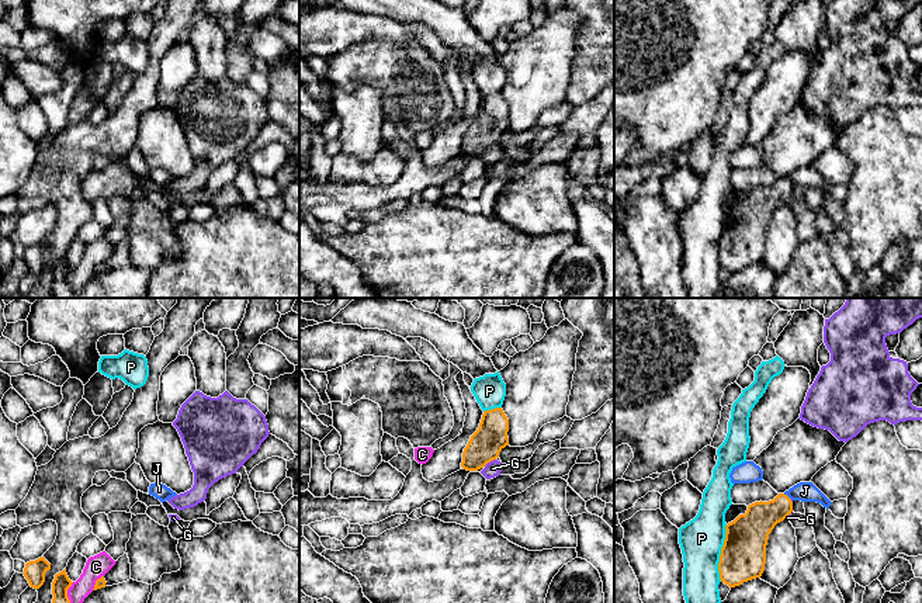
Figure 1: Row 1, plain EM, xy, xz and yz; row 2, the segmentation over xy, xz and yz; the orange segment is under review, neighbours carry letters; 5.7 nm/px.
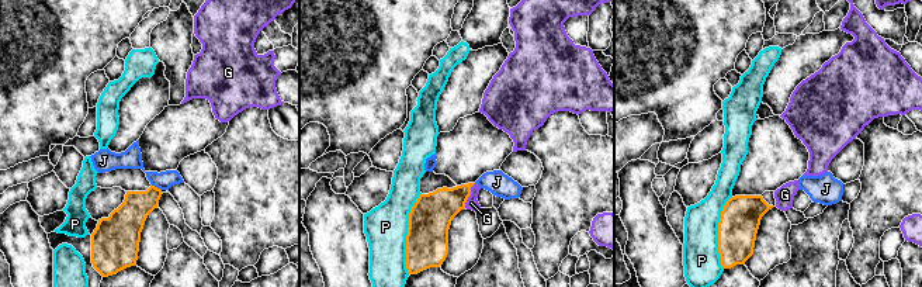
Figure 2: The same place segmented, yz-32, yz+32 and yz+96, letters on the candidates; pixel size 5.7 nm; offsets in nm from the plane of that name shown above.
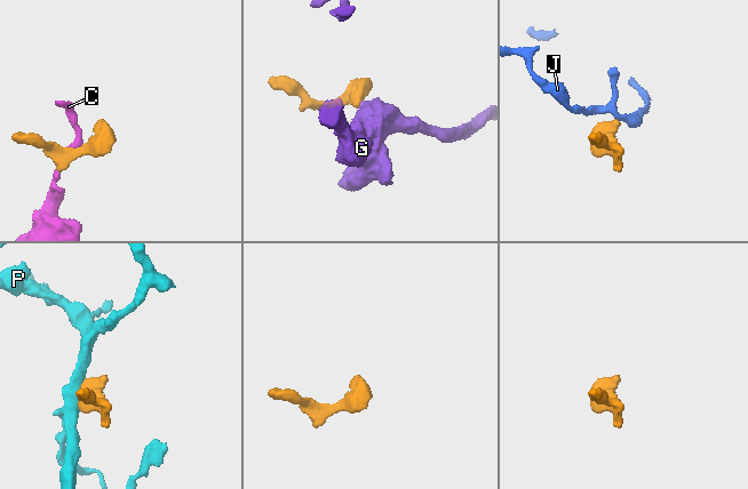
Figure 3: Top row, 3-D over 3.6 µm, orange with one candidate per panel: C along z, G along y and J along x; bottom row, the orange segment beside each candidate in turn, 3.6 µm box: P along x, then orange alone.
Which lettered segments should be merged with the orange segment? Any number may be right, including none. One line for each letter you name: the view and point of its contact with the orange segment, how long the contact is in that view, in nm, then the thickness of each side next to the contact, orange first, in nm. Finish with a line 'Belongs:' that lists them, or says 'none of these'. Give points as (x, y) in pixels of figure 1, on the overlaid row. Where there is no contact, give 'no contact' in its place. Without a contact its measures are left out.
G: xz (489, 461) | 80 nm | 190/90 nm
Belongs: G

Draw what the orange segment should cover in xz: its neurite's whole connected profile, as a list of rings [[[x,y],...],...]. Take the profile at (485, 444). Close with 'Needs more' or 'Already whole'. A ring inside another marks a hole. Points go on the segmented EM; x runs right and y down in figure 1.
[[[502,408],[485,410],[478,430],[471,436],[467,447],[464,448],[461,467],[467,471],[479,469],[486,479],[499,476],[503,464],[496,458],[499,457],[499,453],[506,446],[509,446],[507,432],[509,432],[509,419]]]. Needs more

